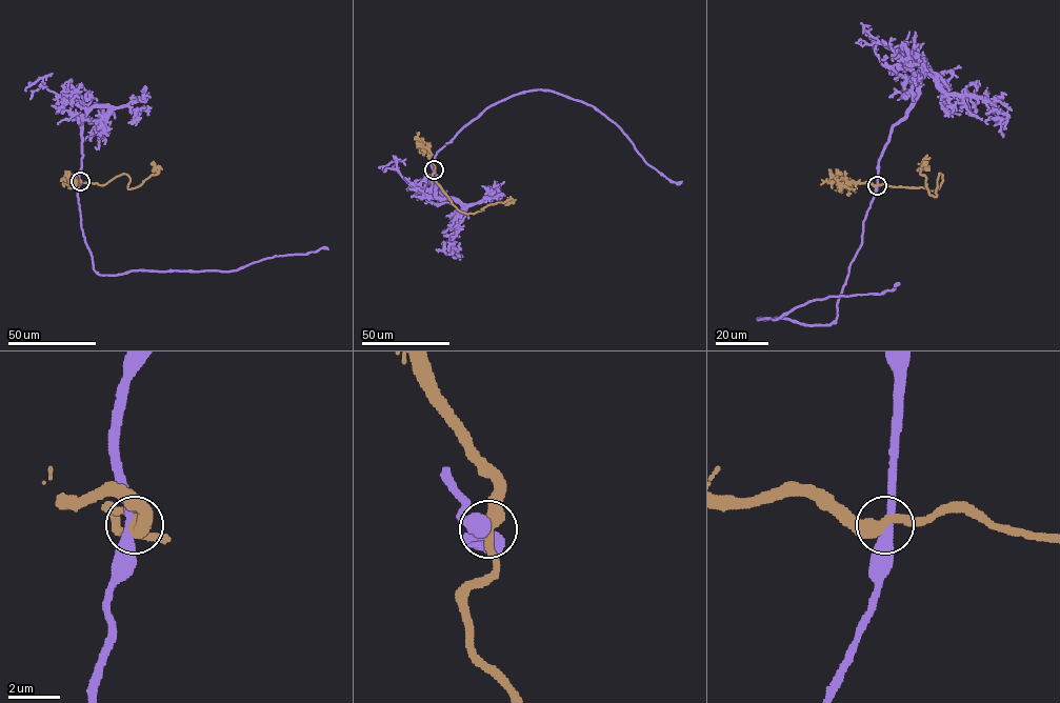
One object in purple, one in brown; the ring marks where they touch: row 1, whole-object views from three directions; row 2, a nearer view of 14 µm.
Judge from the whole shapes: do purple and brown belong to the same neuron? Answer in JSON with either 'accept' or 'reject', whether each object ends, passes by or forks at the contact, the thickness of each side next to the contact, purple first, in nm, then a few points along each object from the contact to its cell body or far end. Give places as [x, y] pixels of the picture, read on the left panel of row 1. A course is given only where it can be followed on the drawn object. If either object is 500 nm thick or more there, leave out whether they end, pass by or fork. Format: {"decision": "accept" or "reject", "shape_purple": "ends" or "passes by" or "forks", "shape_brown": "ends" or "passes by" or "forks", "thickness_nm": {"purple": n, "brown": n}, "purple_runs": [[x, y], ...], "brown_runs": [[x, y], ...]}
{"decision": "reject", "shape_purple": "passes by", "shape_brown": "passes by", "thickness_nm": {"purple": 360, "brown": 420}, "purple_runs": [[80, 182], [81, 227], [93, 267], [100, 275], [148, 270], [231, 272], [274, 256], [328, 249]], "brown_runs": [[80, 182], [103, 185], [126, 174], [130, 179], [127, 187], [132, 188], [158, 174], [158, 166], [157, 172]]}

